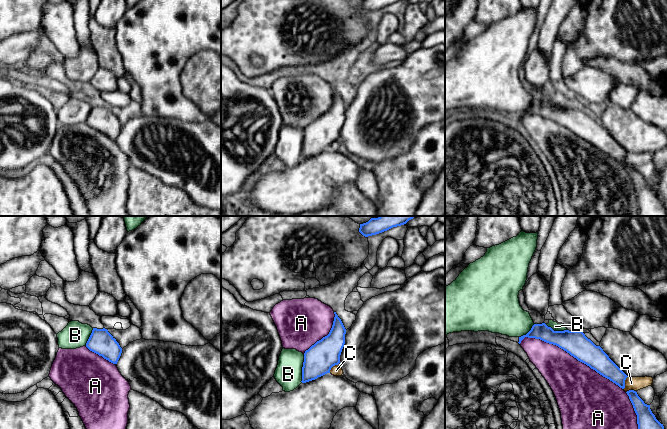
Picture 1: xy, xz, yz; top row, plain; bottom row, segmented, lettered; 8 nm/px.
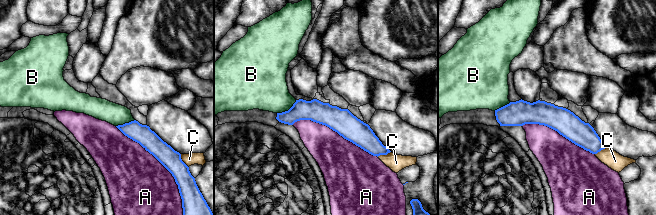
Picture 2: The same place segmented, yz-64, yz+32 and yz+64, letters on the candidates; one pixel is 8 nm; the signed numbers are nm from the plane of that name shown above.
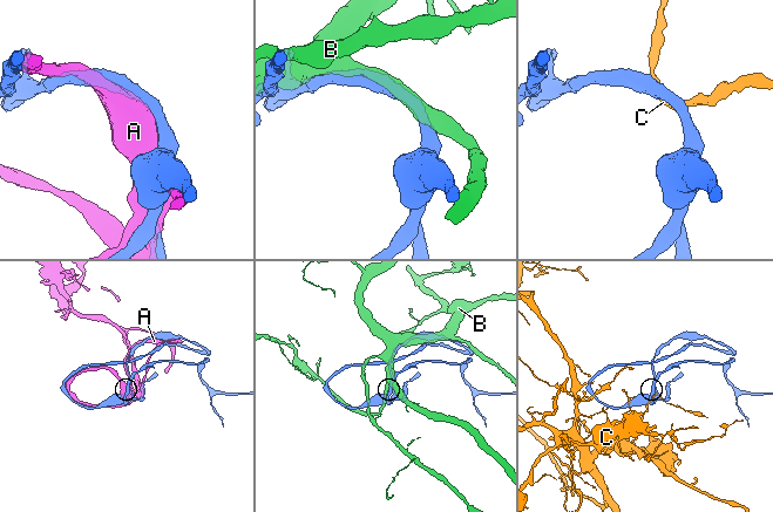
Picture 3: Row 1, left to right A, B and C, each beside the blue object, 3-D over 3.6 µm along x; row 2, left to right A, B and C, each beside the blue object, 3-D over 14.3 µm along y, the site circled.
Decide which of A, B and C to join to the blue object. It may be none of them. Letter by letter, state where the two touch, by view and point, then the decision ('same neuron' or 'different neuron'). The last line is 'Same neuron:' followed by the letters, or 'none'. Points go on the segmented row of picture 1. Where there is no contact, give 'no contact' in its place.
A: contact yz (571, 355); same neuron
B: contact xz (302, 368); different neuron
C: contact yz (624, 383); different neuron
Same neuron: A

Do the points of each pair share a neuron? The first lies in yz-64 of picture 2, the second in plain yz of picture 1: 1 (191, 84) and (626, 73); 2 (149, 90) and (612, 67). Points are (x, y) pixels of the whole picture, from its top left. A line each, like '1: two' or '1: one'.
1: one
2: two

